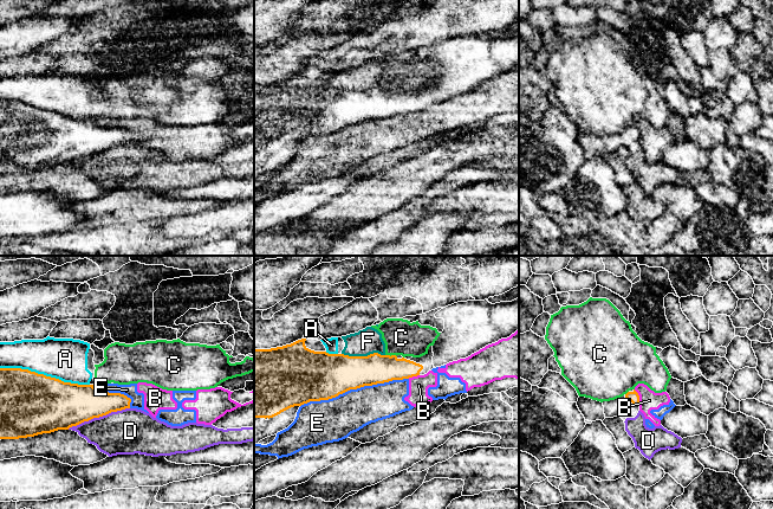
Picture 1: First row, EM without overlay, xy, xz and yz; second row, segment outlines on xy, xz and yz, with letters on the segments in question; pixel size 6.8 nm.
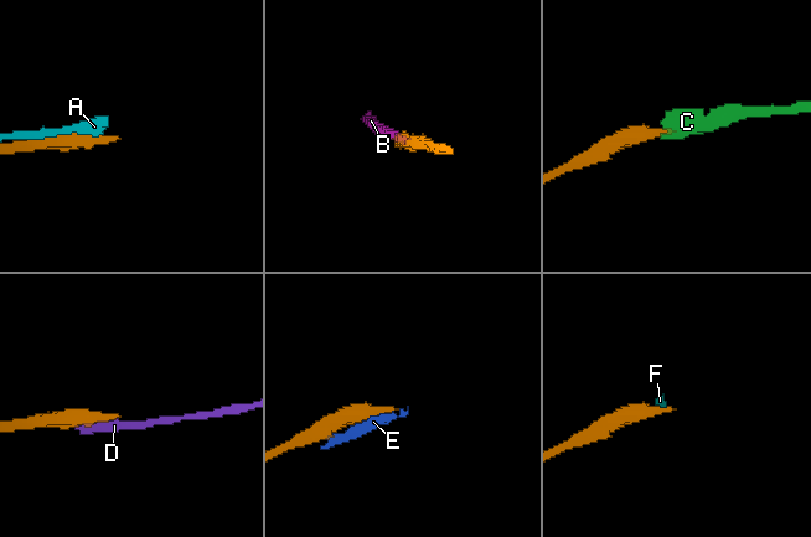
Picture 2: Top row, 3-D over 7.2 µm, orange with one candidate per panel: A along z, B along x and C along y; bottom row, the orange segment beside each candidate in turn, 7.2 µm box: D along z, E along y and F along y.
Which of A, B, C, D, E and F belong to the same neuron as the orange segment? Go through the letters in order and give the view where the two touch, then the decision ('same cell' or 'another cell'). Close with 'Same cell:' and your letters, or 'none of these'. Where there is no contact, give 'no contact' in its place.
A: contact in xy; another cell
B: contact in yz; another cell
C: contact in xz; another cell
D: contact in xy; another cell
E: contact in xz; another cell
F: contact in xz; another cell
Same cell: none of these

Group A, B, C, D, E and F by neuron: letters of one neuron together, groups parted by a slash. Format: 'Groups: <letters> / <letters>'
Groups: A C F / B E / D

